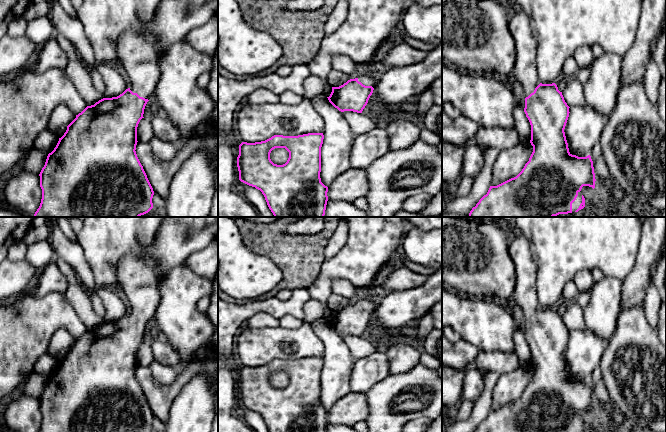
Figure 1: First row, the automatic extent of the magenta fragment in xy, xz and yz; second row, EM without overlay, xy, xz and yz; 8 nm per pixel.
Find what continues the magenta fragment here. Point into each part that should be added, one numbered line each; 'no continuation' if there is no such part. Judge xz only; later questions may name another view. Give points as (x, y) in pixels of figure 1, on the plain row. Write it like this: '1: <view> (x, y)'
1: xz (366, 304)

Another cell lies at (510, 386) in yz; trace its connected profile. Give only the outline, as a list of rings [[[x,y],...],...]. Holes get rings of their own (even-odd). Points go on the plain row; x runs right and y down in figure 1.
[[[519,367],[513,372],[500,375],[493,390],[491,410],[497,410],[516,401],[524,392],[533,376],[531,367]]]

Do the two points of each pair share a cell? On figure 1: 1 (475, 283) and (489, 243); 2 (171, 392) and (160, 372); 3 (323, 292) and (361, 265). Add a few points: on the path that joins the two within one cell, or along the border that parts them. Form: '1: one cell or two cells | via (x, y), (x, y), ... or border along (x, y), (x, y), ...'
1: one cell | via (475, 273), (475, 257), (479, 253)
2: two cells | border along (149, 369), (164, 384), (170, 384), (180, 371)
3: one cell | via (326, 280), (339, 267), (349, 265)

